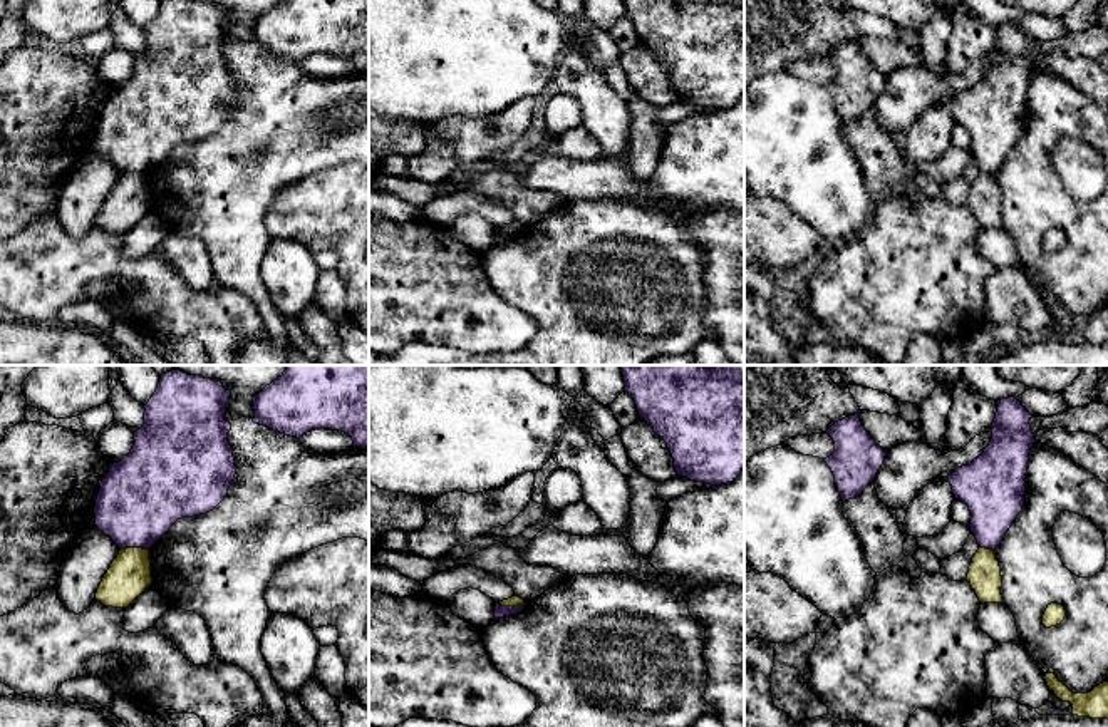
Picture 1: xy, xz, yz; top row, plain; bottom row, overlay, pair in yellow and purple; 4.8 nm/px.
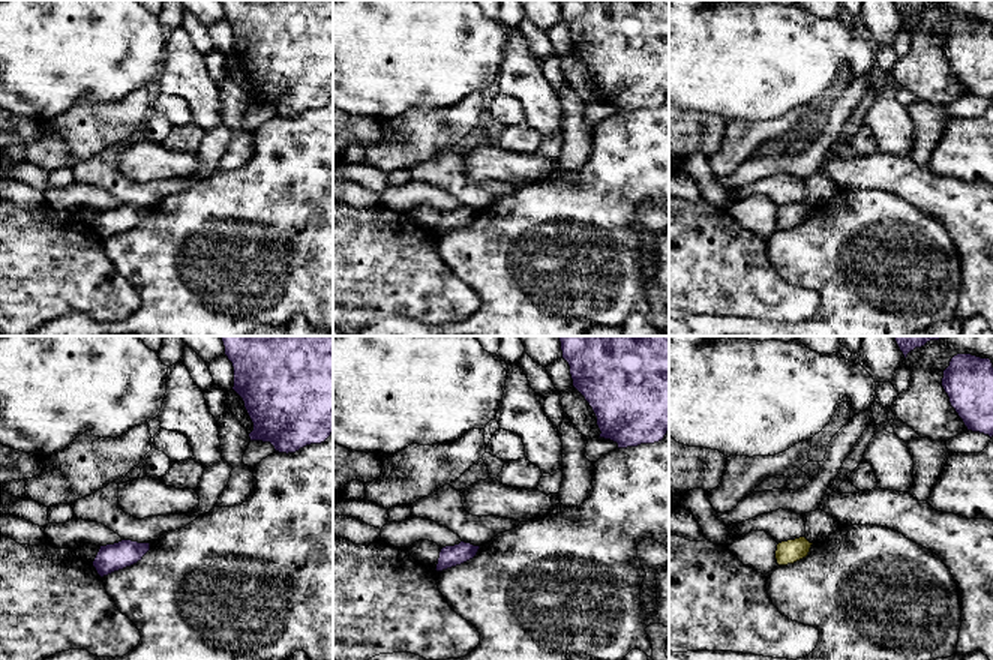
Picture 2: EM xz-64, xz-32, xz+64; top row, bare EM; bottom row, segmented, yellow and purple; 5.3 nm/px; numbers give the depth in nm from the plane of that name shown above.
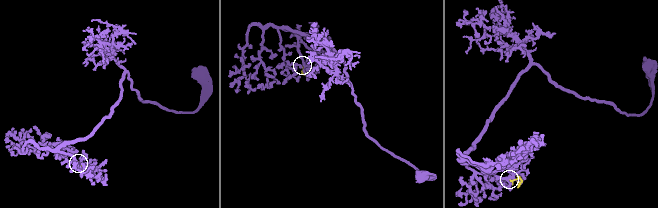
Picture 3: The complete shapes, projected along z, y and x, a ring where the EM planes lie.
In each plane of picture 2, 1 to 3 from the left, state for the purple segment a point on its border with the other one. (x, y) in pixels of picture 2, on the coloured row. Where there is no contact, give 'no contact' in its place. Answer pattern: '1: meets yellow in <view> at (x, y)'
1: no contact
2: no contact
3: no contact

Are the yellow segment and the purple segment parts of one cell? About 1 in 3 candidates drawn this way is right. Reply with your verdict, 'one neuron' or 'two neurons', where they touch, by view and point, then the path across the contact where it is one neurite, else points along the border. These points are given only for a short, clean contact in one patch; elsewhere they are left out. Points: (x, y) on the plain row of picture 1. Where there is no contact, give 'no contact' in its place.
two neurons; contact xy (134, 173); border xy (148, 173), (121, 175)

